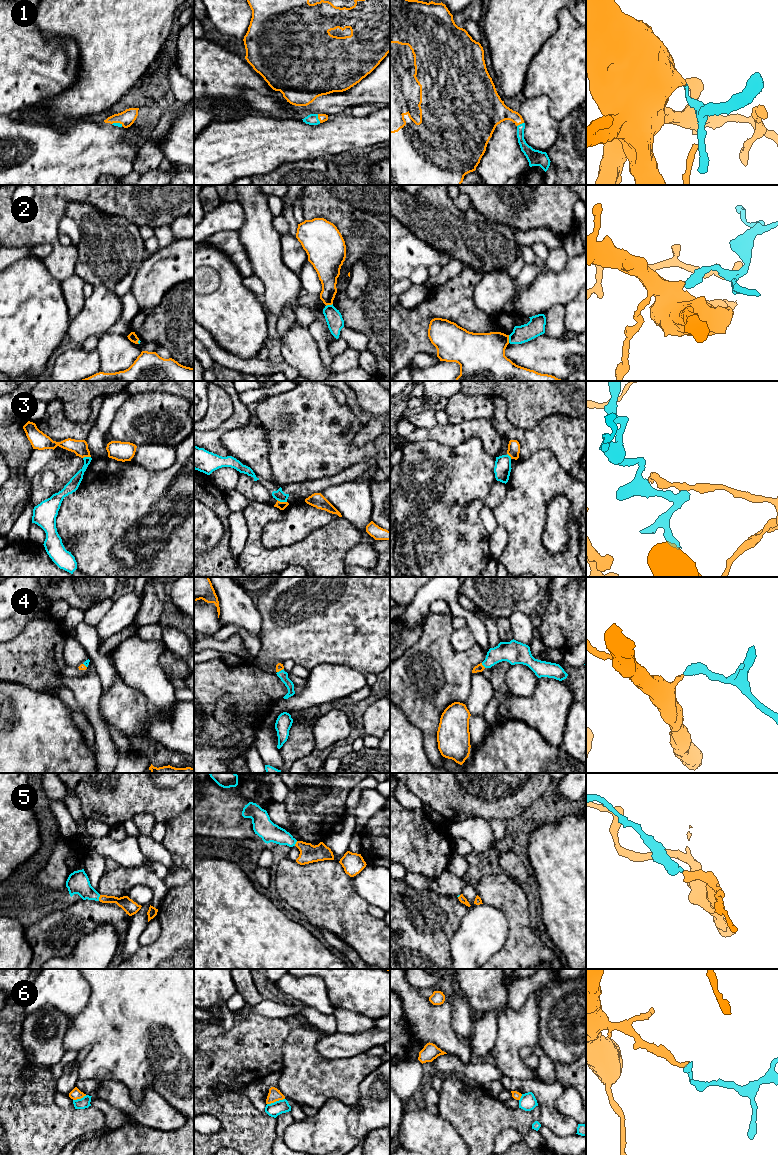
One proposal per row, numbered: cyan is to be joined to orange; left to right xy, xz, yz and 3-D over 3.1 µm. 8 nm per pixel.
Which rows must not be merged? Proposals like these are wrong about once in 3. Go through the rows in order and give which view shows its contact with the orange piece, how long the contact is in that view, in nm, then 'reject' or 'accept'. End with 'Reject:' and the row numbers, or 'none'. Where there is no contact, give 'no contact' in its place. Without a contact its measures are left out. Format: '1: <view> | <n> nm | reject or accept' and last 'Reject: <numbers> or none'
1: xz | 80 nm | accept
2: yz | 60 nm | reject
3: xz | 80 nm | reject
4: yz | 50 nm | accept
5: xy | 50 nm | accept
6: xz | 150 nm | reject
Reject: 2, 3, 6

